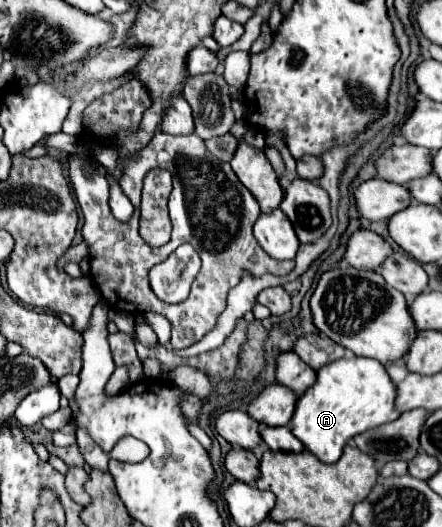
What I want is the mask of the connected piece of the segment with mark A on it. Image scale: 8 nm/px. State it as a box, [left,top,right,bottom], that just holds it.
[291,358,399,464]

